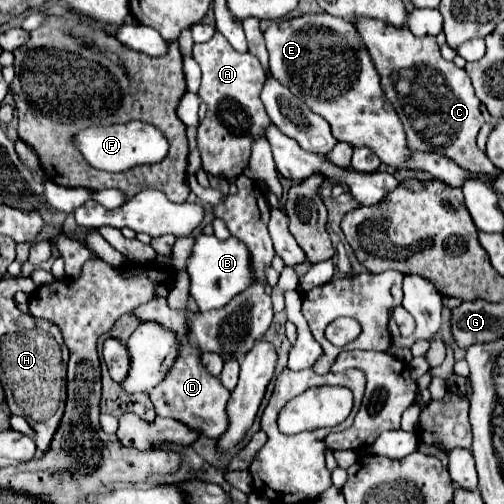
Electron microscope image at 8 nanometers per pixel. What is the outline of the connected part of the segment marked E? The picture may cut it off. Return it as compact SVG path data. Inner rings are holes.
M328 13L302 15L294 21L270 25L264 33L264 39L274 77L288 85L296 97L300 97L314 113L328 121L336 141L344 141L352 147L366 145L376 151L384 165L422 169L442 179L450 187L458 187L464 177L480 177L492 187L492 181L486 175L464 173L464 169L448 161L448 157L434 153L408 153L400 119L386 101L368 51L364 49L360 37L356 37L356 29L352 29L350 21L332 17ZM334 69L352 69L352 75L336 75Z

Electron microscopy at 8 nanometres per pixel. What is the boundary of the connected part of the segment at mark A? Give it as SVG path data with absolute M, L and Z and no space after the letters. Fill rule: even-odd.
M218 31L210 41L196 43L192 57L202 69L202 85L198 89L198 97L208 107L204 123L198 127L202 169L222 179L238 177L248 165L252 137L262 135L270 123L268 113L260 101L260 89L264 85L262 65L250 53L234 51Z

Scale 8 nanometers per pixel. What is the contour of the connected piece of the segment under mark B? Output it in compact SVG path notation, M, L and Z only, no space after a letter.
M200 235L194 241L194 247L190 257L186 259L184 271L190 277L190 295L198 303L200 311L220 309L228 305L232 297L236 297L238 293L246 291L250 285L256 283L256 275L252 269L252 255L248 247L236 237L220 241L214 235Z

